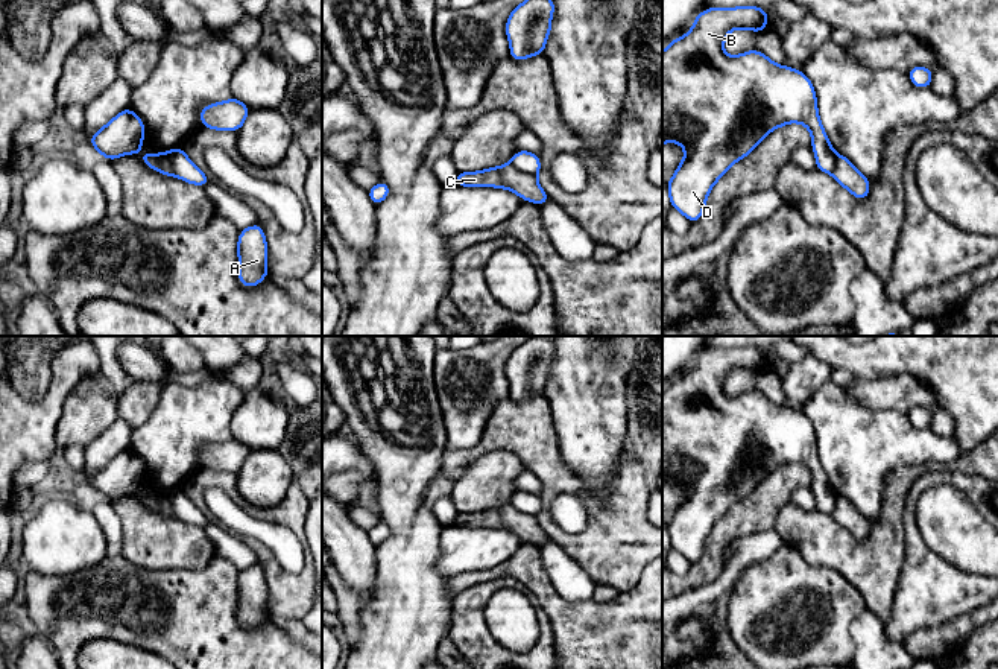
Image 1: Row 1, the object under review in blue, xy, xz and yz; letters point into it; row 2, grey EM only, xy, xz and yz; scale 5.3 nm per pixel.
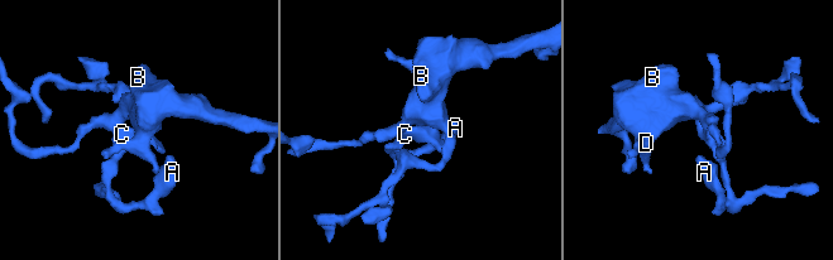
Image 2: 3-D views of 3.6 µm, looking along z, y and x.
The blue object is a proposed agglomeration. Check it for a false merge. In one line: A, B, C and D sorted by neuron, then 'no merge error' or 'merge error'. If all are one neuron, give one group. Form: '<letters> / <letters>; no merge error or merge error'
A C / B D; merge error

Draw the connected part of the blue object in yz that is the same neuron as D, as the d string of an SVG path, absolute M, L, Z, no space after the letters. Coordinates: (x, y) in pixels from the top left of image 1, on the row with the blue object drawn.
M756 6L709 8L696 17L687 35L670 41L662 52L662 144L677 141L687 152L667 190L671 207L691 224L702 217L712 185L728 169L749 155L769 132L787 123L807 126L816 167L829 175L834 170L839 155L820 122L810 78L775 64L760 50L738 56L723 52L723 41L732 29L767 30L767 18L769 12Z

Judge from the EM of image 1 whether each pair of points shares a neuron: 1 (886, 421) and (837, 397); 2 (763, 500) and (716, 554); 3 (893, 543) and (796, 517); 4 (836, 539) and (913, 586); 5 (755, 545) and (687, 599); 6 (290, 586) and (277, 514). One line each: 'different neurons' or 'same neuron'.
1: same neuron
2: same neuron
3: same neuron
4: different neurons
5: same neuron
6: same neuron

